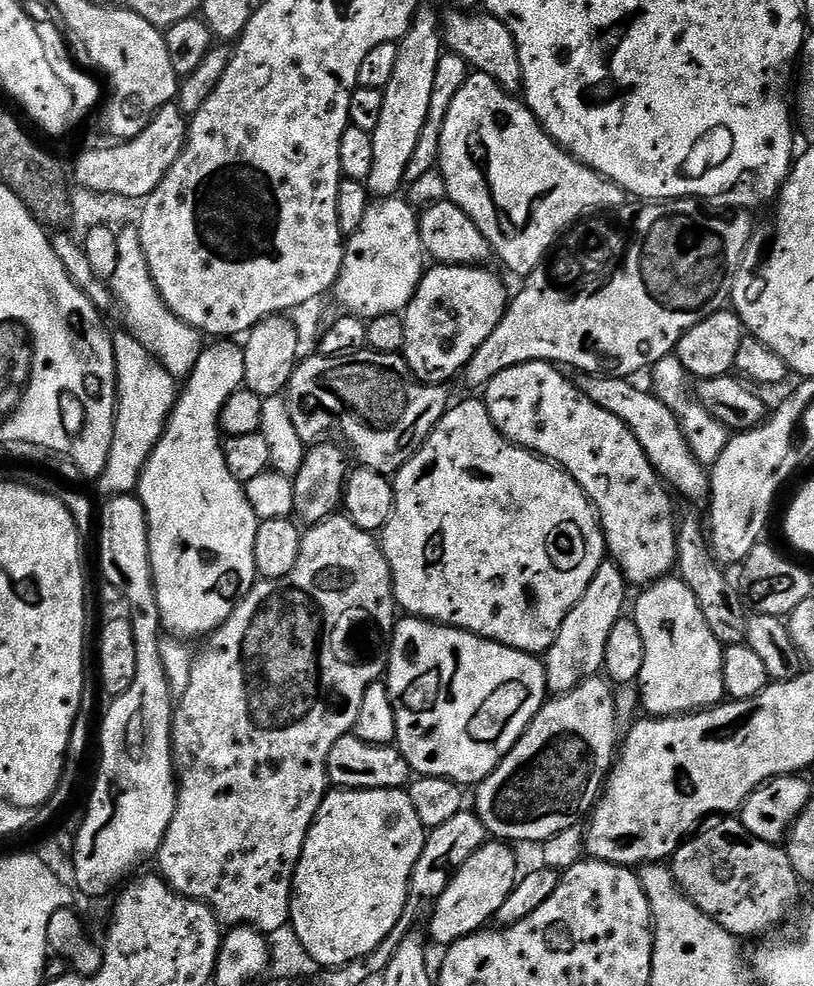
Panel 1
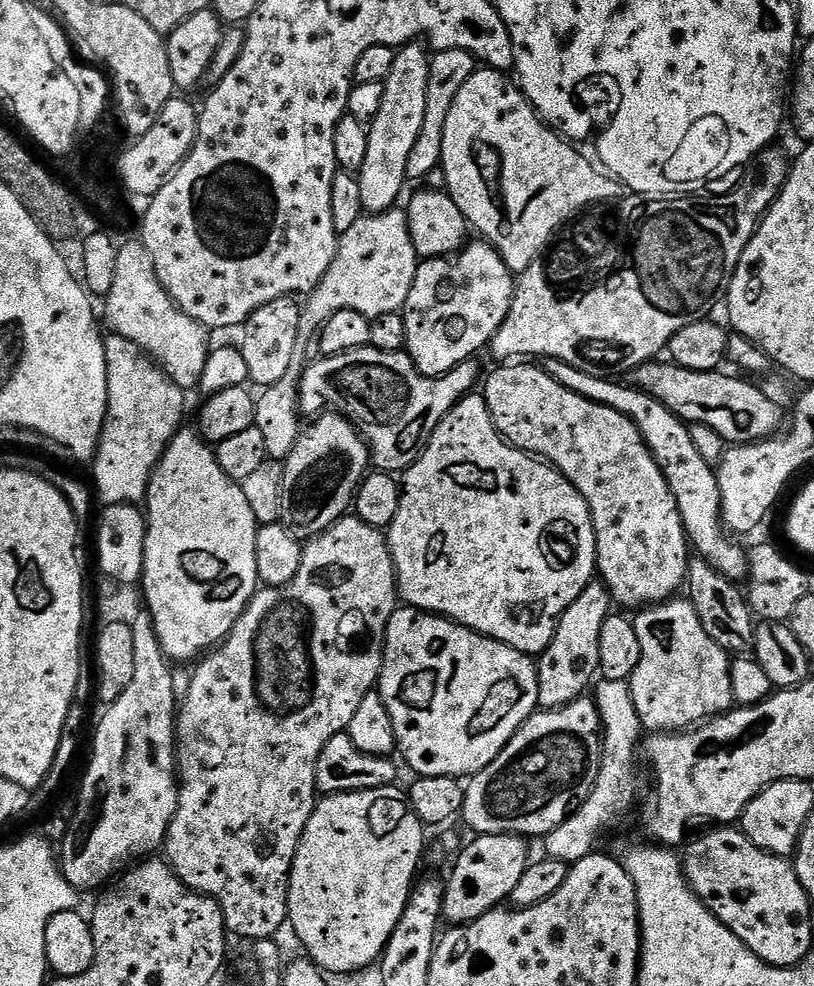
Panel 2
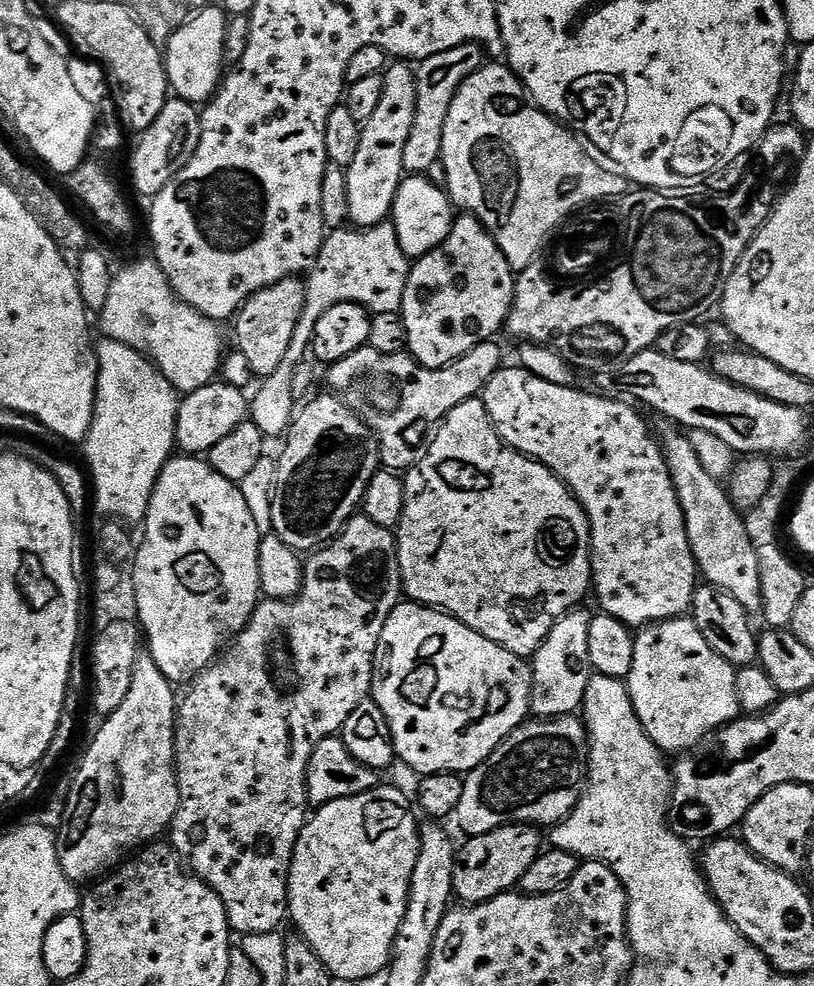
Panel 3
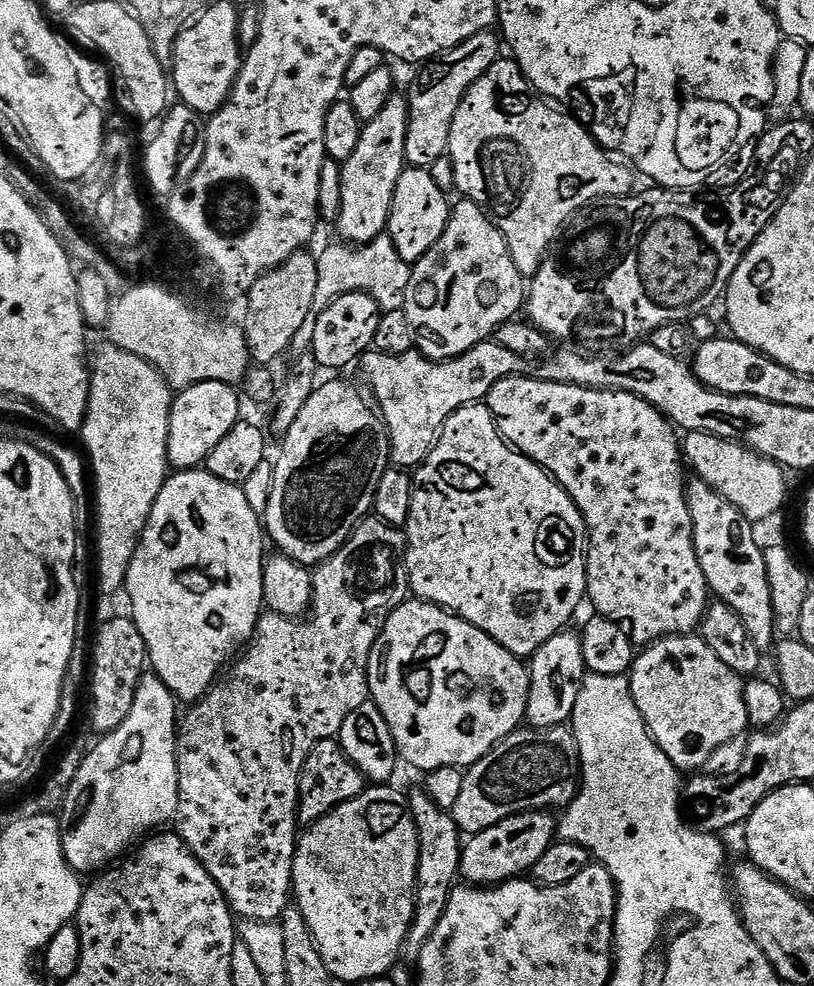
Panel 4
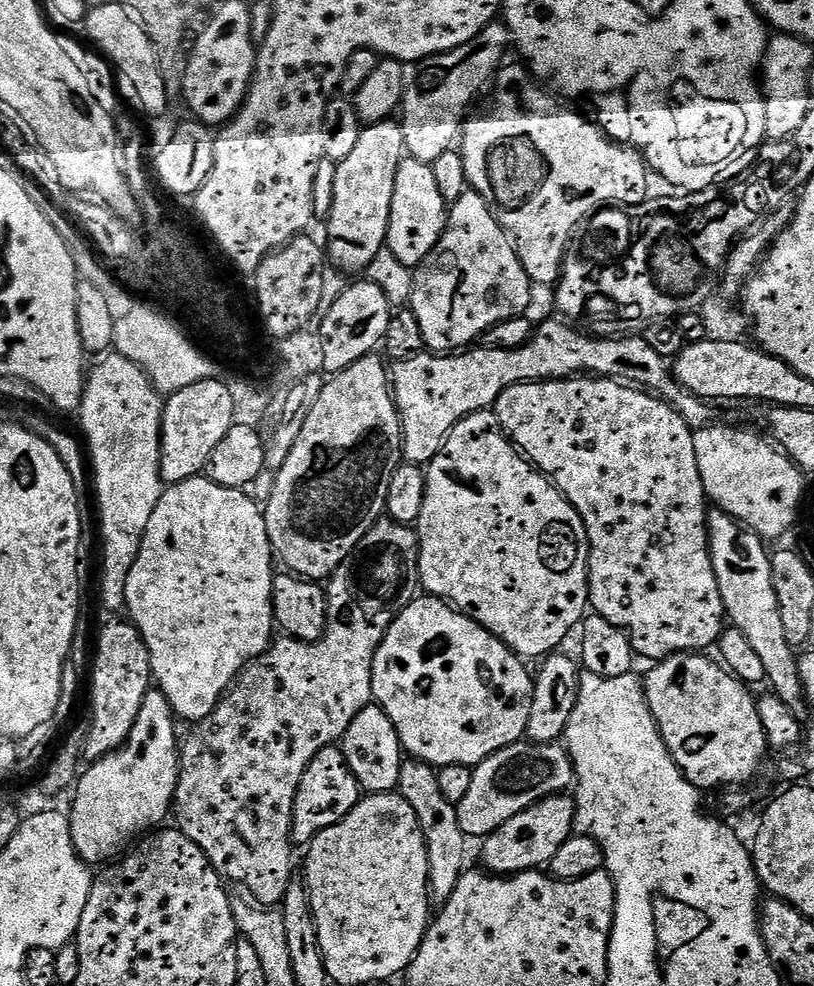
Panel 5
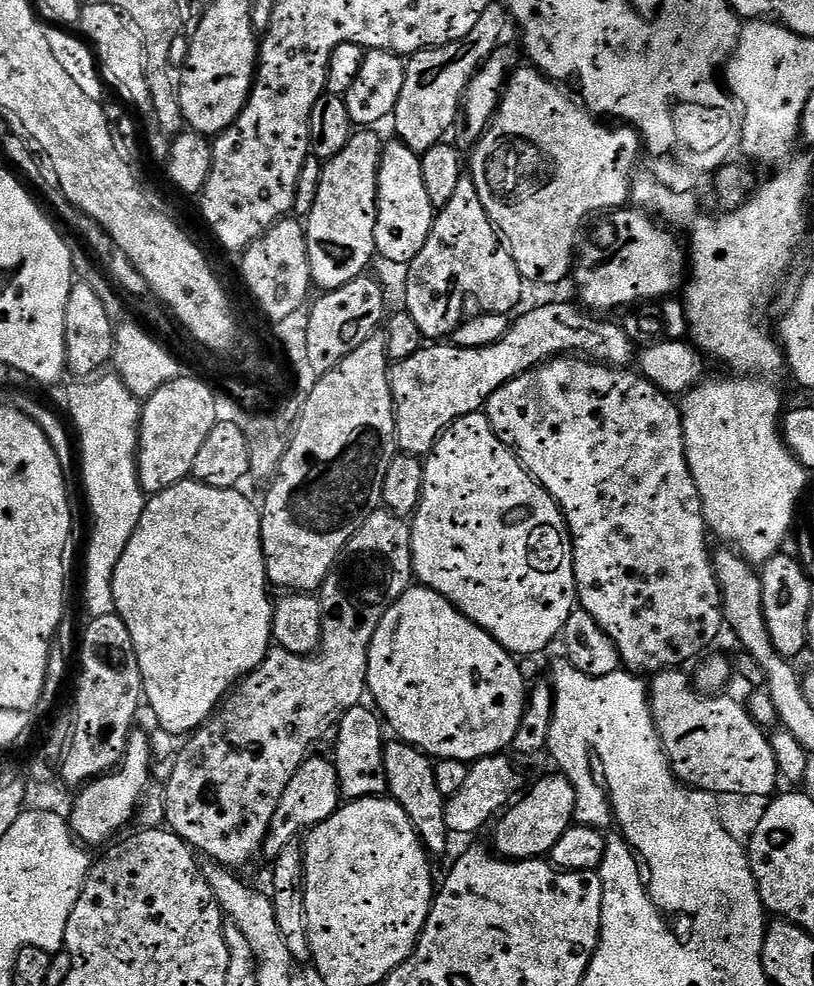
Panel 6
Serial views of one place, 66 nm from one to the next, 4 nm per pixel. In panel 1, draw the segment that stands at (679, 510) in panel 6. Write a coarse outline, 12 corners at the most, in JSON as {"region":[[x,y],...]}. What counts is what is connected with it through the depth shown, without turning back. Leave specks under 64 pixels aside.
{"region":[[542,360],[482,392],[507,440],[600,516],[629,585],[677,567],[669,489],[613,412]]}

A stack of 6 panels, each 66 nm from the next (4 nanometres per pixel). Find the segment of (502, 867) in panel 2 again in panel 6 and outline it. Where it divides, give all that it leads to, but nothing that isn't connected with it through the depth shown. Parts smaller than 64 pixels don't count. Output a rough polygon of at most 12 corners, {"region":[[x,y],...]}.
{"region":[[538,781],[499,817],[510,860],[547,857],[576,814],[576,785]]}

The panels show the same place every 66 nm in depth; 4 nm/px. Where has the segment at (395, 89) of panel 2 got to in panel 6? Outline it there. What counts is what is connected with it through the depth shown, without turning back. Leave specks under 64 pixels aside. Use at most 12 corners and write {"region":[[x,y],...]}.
{"region":[[357,131],[323,165],[308,212],[317,289],[376,251],[382,140]]}

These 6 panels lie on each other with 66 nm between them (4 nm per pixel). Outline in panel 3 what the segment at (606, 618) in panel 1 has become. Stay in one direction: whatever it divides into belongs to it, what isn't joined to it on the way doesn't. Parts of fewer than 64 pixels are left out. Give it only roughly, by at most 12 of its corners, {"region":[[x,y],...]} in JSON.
{"region":[[573,610],[531,657],[531,715],[581,711],[590,616]]}

